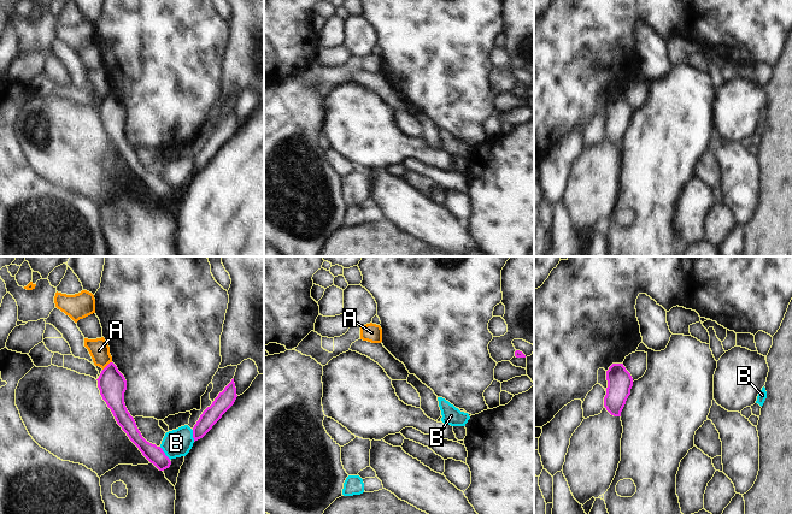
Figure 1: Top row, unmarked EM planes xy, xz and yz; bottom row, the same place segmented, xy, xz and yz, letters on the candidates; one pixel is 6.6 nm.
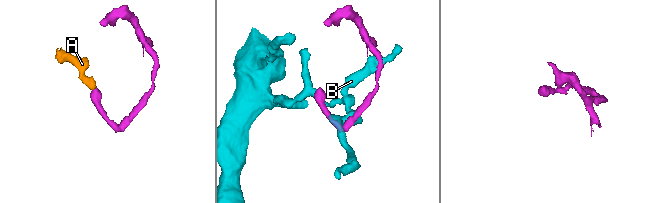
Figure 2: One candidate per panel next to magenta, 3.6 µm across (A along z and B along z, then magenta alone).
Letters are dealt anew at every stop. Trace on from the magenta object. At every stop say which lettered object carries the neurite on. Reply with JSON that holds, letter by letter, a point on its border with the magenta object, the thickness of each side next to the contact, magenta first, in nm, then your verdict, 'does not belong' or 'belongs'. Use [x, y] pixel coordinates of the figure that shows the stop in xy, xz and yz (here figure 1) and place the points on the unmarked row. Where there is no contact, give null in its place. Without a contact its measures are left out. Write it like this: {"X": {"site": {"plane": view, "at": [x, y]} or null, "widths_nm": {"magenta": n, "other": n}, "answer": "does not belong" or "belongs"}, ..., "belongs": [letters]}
{"A": {"site": {"plane": "xy", "at": [106, 96]}, "widths_nm": {"magenta": 190, "other": 140}, "answer": "does not belong"}, "B": {"site": {"plane": "xy", "at": [164, 183]}, "widths_nm": {"magenta": 120, "other": 190}, "answer": "does not belong"}, "belongs": []}

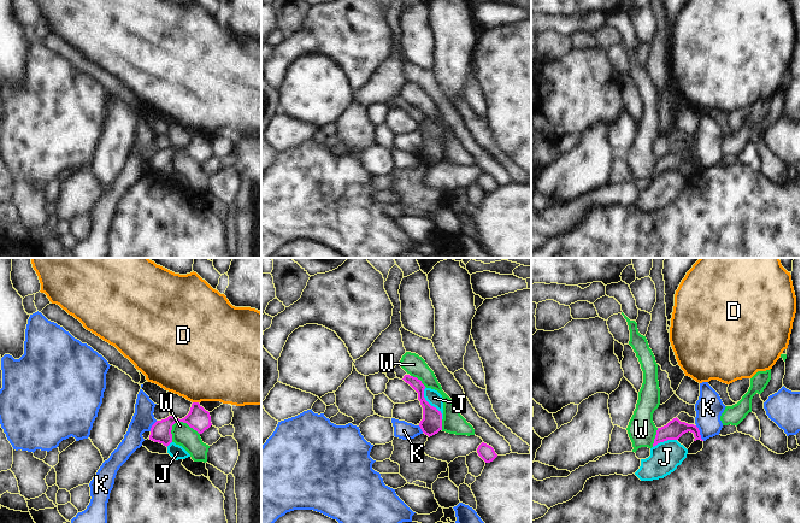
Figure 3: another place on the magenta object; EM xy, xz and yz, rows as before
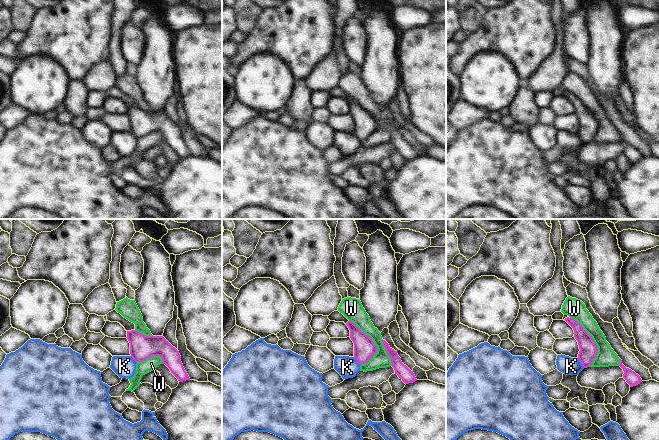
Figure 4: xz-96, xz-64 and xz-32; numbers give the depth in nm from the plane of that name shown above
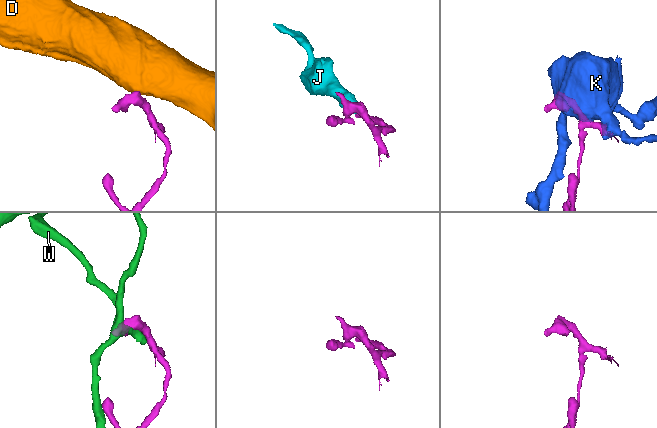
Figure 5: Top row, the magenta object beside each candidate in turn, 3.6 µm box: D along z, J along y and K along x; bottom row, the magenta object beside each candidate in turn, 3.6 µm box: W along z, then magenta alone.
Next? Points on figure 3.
{"D": {"site": {"plane": "xy", "at": [195, 133]}, "widths_nm": {"magenta": 150, "other": 480}, "answer": "does not belong"}, "J": {"site": {"plane": "xz", "at": [429, 134]}, "widths_nm": {"magenta": 140, "other": 100}, "answer": "does not belong"}, "K": {"site": {"plane": "yz", "at": [699, 163]}, "widths_nm": {"magenta": 120, "other": 180}, "answer": "does not belong"}, "W": {"site": {"plane": "xy", "at": [183, 152]}, "widths_nm": {"magenta": 150, "other": 140}, "answer": "does not belong"}, "belongs": []}

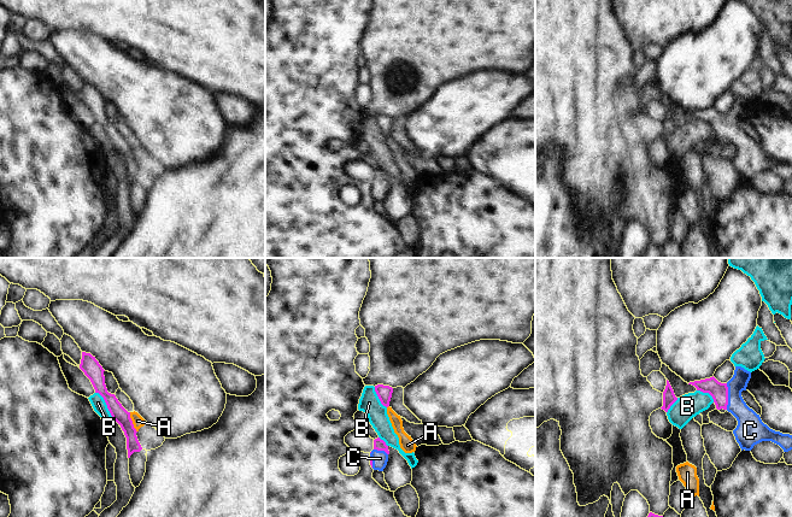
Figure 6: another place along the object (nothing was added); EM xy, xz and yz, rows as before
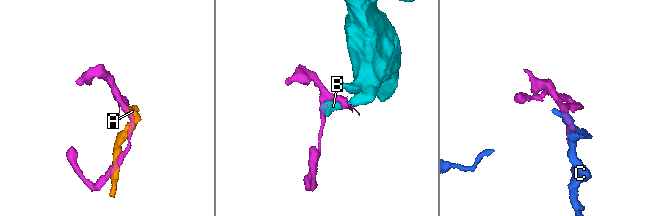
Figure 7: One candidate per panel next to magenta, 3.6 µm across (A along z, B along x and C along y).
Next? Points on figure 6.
{"A": {"site": {"plane": "xy", "at": [132, 152]}, "widths_nm": {"magenta": 100, "other": 80}, "answer": "does not belong"}, "B": {"site": {"plane": "xy", "at": [106, 134]}, "widths_nm": {"magenta": 120, "other": 90}, "answer": "does not belong"}, "C": {"site": {"plane": "yz", "at": [727, 127]}, "widths_nm": {"magenta": 120, "other": 170}, "answer": "belongs"}, "belongs": ["C"]}

